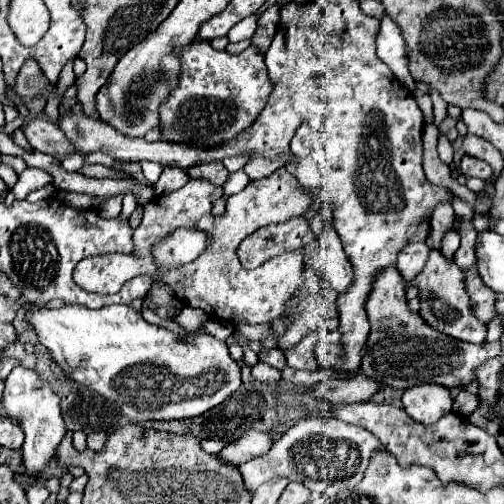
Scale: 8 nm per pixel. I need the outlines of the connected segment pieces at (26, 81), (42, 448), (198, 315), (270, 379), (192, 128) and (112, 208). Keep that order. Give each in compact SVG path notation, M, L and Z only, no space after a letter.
M31 57L23 63L21 71L17 73L17 83L15 83L15 91L19 97L23 99L33 99L33 97L43 97L45 101L51 95L57 95L57 85L49 83L41 71L41 67L37 65L37 61Z
M15 367L5 381L3 407L9 413L9 417L17 419L19 427L25 433L25 443L21 447L23 465L27 467L29 473L41 475L49 467L49 461L55 457L55 451L61 439L67 433L65 423L63 423L63 413L59 407L59 397L51 391L51 387L45 381L41 381L37 371Z
M185 306L173 320L187 331L194 332L208 319L208 314L202 309Z
M259 361L251 370L251 375L258 381L277 387L281 379L281 372L266 363Z
M195 39L177 55L181 57L183 73L177 93L161 109L163 139L199 143L201 147L219 145L259 117L273 89L263 55L255 47L247 47L239 55L227 55L227 51L215 51L207 41Z
M113 195L97 211L101 213L101 217L113 219L113 217L117 217L121 213L121 201L123 201L123 195Z

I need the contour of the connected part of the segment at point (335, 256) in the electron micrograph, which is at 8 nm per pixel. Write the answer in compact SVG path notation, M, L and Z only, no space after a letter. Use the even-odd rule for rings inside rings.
M327 225L319 237L319 259L321 271L335 293L345 293L353 283L353 265L347 259L333 225Z

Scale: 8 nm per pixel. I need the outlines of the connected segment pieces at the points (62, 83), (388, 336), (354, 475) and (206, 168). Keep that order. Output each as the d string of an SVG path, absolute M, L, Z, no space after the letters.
M71 59L71 61L67 61L65 69L61 71L61 77L59 77L59 91L65 93L67 85L73 83L73 81L75 81L75 75L73 75L73 59Z
M391 265L387 269L377 271L371 279L371 293L367 297L365 309L371 323L371 333L367 345L363 349L361 371L395 389L409 389L423 383L437 383L445 387L461 387L473 381L473 369L485 363L491 357L501 353L501 343L465 343L457 341L445 333L437 333L417 313L407 309L405 295L405 279Z
M311 415L301 419L299 423L291 425L287 433L273 443L269 453L247 461L243 465L231 465L237 469L245 481L245 487L253 495L259 485L275 479L275 477L285 477L289 481L301 483L313 493L327 493L327 497L333 497L337 491L345 487L353 487L361 481L371 451L381 449L381 443L373 433L359 425L349 425L339 419L329 419L329 417L319 417Z
M205 163L205 165L195 165L187 169L189 177L203 177L209 179L213 185L225 185L229 171L223 167L223 163Z

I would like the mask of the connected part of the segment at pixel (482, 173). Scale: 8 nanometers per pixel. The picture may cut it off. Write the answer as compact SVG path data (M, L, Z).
M463 155L461 159L461 169L459 169L465 177L479 177L479 179L489 179L493 175L491 167L481 161L481 159L473 159L469 155Z

